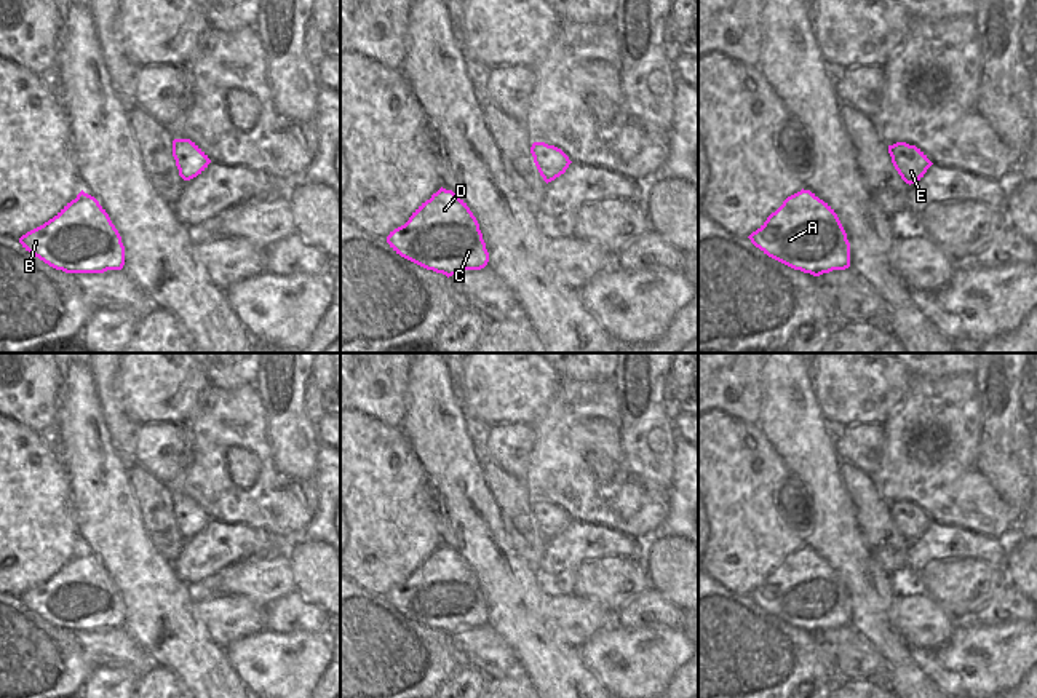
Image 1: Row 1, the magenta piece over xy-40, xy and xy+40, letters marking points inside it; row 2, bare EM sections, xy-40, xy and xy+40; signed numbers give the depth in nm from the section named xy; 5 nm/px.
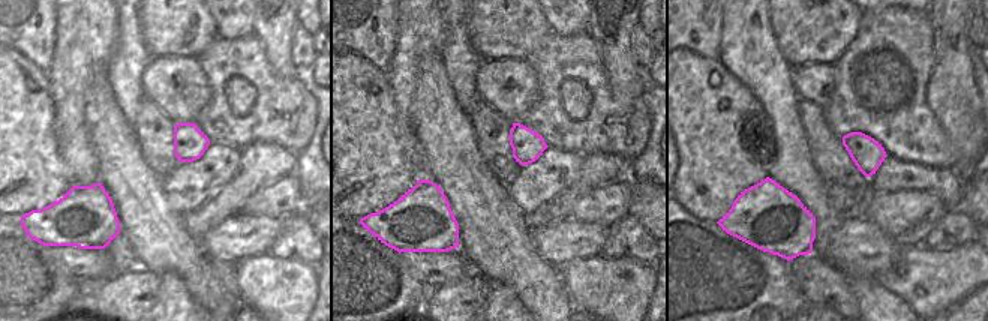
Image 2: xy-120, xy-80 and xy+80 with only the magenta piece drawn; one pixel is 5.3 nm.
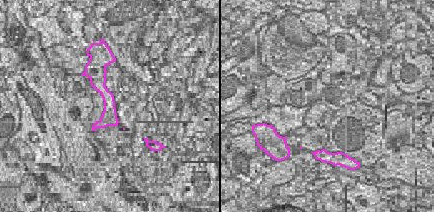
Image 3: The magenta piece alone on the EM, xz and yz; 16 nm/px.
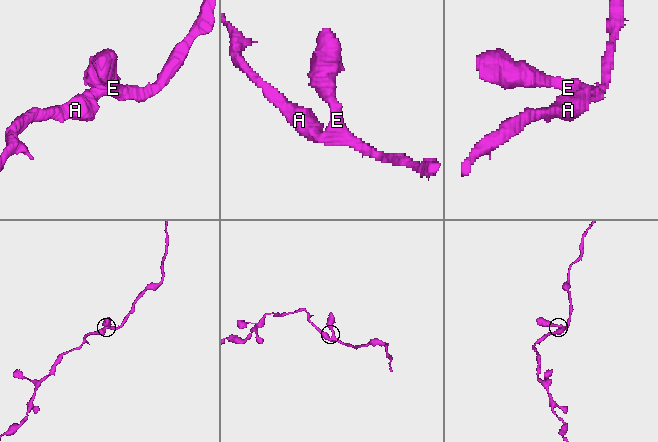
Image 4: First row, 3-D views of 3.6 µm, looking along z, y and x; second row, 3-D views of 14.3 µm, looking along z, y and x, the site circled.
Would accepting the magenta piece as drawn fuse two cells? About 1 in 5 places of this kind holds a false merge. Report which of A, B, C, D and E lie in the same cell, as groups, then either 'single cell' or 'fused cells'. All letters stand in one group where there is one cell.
groups A B C D E; single cell

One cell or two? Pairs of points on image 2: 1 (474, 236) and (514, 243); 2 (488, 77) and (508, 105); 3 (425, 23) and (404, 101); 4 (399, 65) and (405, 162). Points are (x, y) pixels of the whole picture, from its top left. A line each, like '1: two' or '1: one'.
1: one
2: one
3: one
4: two

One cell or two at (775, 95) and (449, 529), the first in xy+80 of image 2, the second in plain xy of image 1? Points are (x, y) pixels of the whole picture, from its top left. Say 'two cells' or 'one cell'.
one cell

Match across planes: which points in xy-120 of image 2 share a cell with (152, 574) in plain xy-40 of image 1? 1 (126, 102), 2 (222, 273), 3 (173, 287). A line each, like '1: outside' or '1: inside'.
1: outside
2: outside
3: outside

